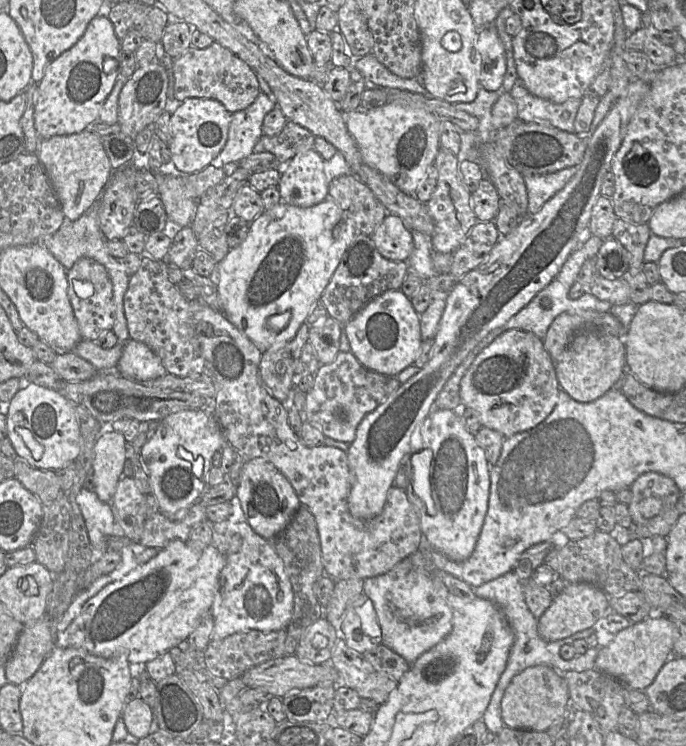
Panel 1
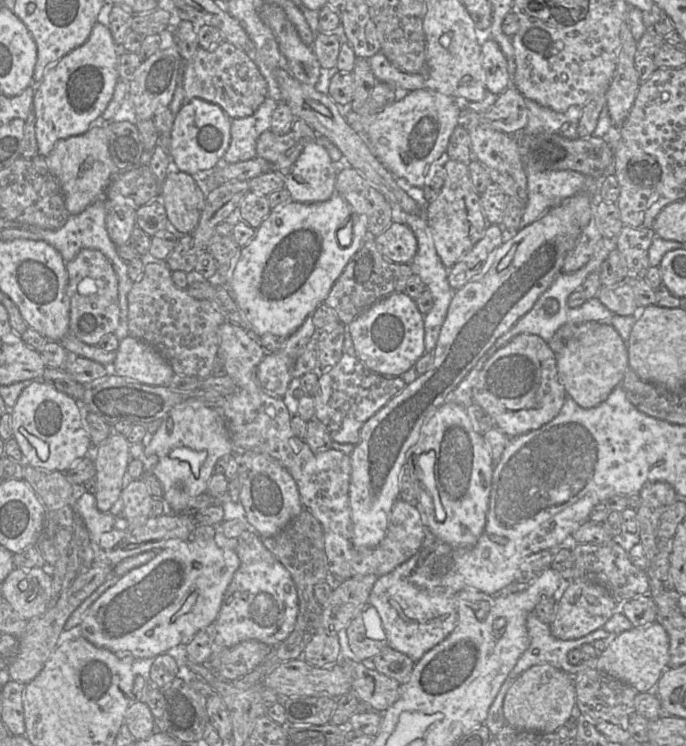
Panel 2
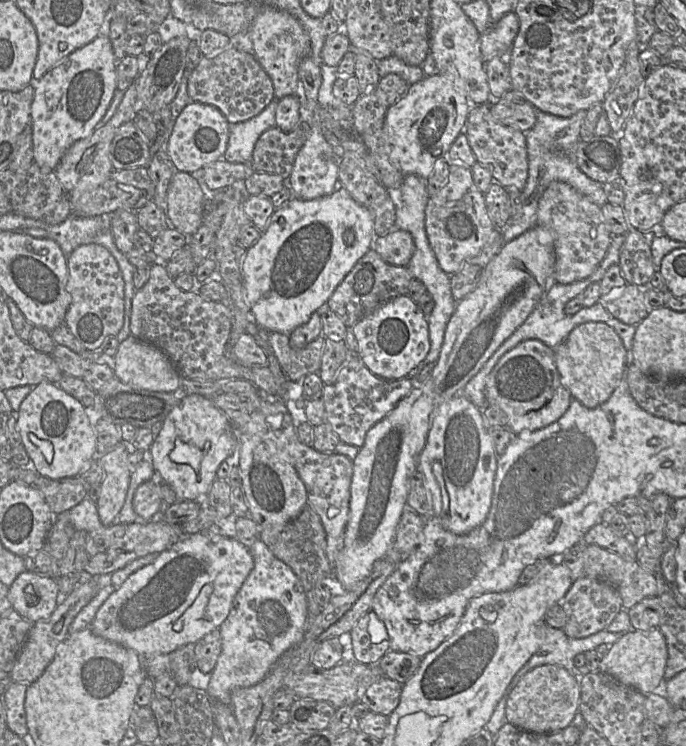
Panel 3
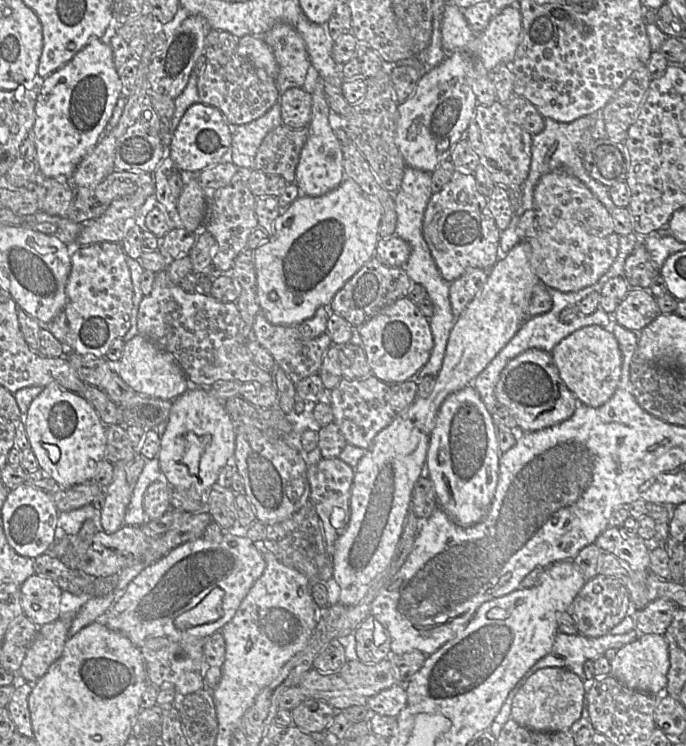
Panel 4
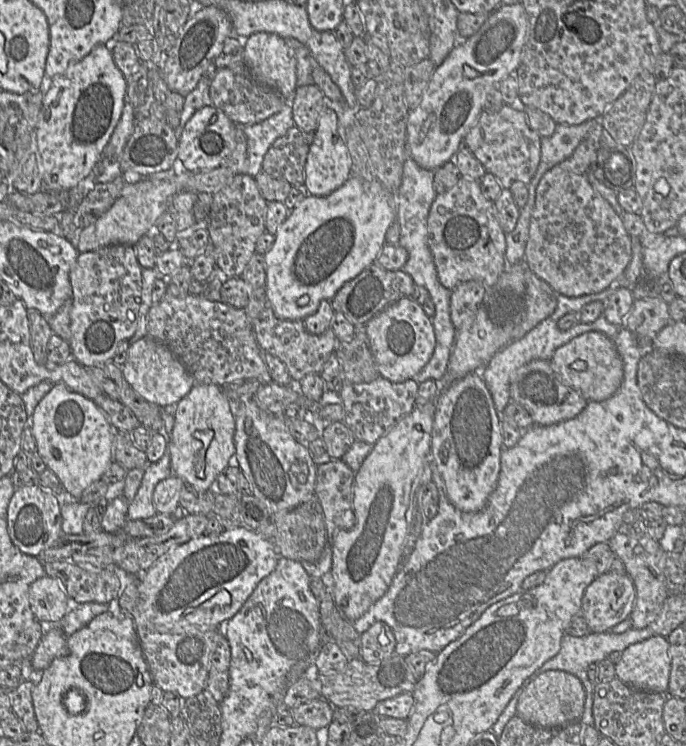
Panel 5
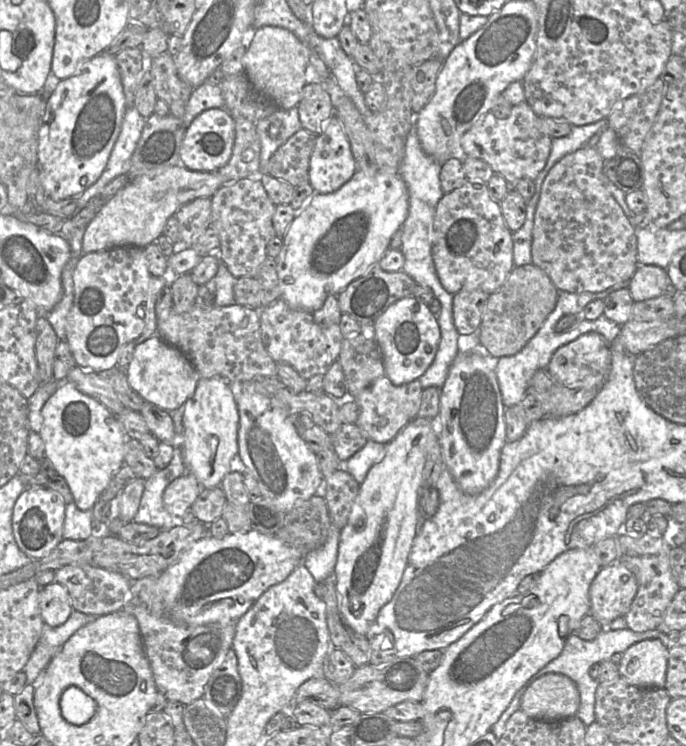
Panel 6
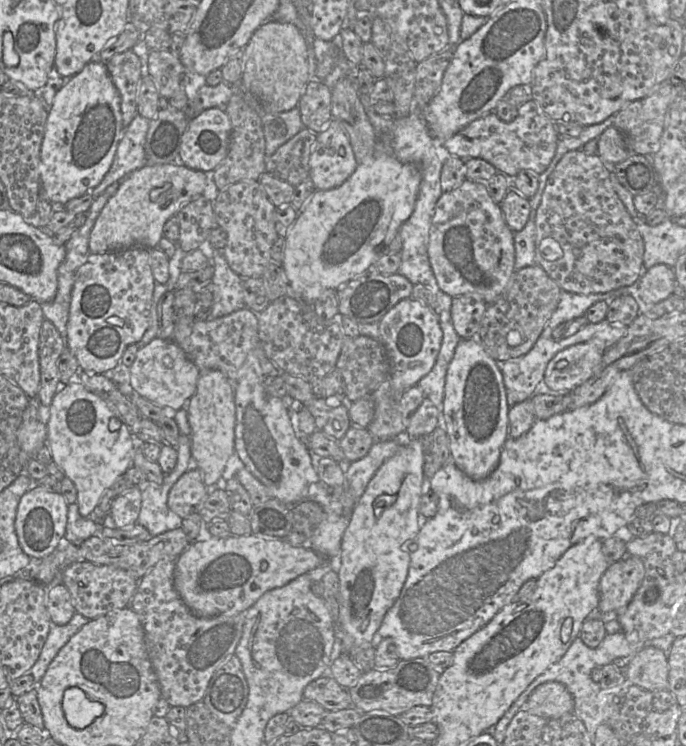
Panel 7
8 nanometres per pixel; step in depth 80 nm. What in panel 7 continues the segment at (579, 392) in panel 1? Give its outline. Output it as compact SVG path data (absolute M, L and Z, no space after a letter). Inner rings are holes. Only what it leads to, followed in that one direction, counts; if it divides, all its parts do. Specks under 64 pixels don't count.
M591 342L575 344L558 352L547 365L544 389L570 393L599 373L603 354Z

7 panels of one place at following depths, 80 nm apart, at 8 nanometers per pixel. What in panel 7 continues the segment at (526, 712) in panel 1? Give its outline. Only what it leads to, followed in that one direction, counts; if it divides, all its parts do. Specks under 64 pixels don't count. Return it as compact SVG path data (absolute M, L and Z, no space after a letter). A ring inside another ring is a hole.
M555 681L540 684L526 701L526 711L543 718L558 719L573 714L574 707L571 693Z

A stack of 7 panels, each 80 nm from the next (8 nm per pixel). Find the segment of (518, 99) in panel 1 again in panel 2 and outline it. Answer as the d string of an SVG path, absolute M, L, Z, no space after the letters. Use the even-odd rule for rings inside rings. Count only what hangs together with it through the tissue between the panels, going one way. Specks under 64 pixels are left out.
M525 98L528 109L528 123L524 133L551 133L568 139L578 138L578 123L582 114L582 106L570 106L565 112L559 113Z

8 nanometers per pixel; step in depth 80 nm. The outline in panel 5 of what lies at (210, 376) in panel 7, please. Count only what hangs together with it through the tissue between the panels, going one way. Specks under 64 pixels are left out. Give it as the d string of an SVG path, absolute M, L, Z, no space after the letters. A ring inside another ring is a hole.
M196 383L176 405L174 426L168 441L173 475L178 476L188 487L199 492L215 488L218 475L228 467L229 458L235 454L235 425L235 415L231 411L230 400L222 387L216 384Z

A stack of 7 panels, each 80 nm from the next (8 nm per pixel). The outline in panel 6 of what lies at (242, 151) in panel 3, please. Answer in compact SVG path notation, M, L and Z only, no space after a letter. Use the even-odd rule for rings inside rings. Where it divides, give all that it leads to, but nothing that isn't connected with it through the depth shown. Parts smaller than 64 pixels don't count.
M298 108L277 109L270 116L256 123L260 139L260 173L266 173L266 166L273 153L293 134L302 129Z

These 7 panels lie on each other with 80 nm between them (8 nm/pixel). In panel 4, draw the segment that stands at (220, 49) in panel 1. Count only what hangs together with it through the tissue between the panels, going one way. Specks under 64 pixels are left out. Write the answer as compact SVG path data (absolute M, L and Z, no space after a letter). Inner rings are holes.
M238 54L209 60L197 81L200 102L218 108L231 126L263 116L280 98L276 80Z

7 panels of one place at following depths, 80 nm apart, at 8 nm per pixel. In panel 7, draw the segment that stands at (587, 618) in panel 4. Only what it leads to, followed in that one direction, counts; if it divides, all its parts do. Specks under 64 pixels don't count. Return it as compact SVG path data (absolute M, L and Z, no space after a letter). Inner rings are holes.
M626 557L612 563L599 582L600 614L618 614L633 601L645 578L645 567L639 560Z

